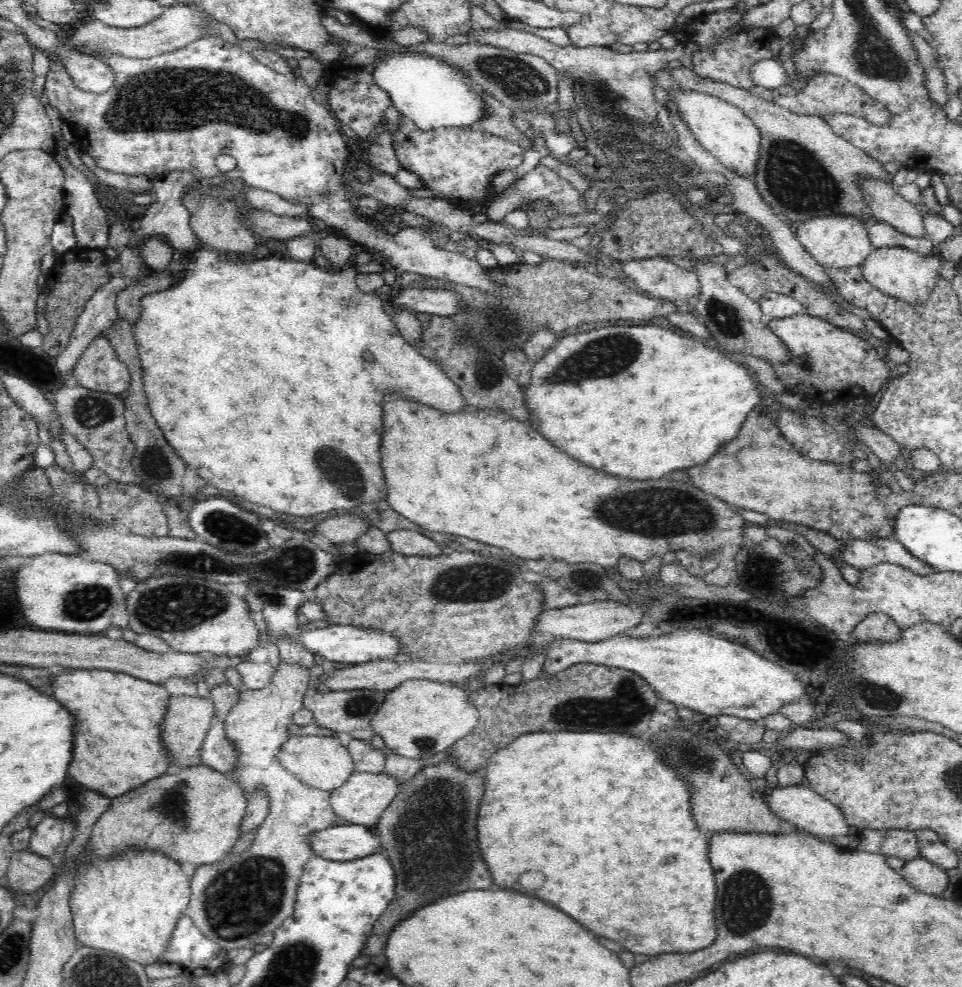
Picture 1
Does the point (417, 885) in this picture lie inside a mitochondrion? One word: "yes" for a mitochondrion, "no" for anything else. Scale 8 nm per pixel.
yes

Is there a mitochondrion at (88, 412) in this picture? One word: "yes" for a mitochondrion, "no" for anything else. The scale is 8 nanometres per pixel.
yes

